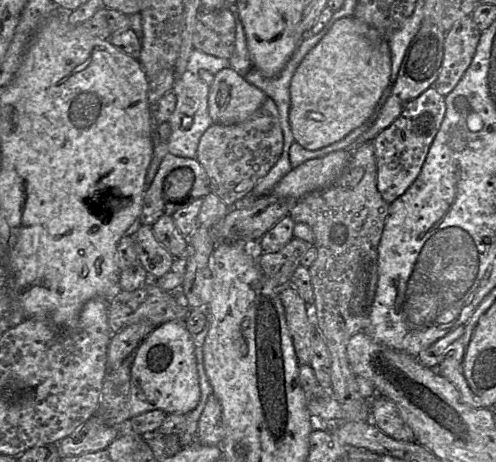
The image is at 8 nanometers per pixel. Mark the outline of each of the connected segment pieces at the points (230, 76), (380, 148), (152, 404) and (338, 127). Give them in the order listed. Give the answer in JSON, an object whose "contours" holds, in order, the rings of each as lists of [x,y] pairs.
{"contours":[[[[233,68],[214,75],[208,95],[213,124],[233,125],[247,120],[266,100],[266,94]]],[[[433,86],[411,100],[400,115],[373,140],[376,161],[376,186],[382,198],[392,203],[419,175],[430,145],[446,112],[445,97]]],[[[170,321],[156,327],[138,346],[131,366],[131,389],[126,401],[116,409],[107,411],[103,422],[119,427],[142,413],[161,410],[166,414],[188,414],[201,399],[194,336],[185,322]]],[[[356,17],[335,20],[291,79],[289,124],[294,140],[307,150],[318,150],[341,140],[371,116],[390,76],[388,39]]]]}

